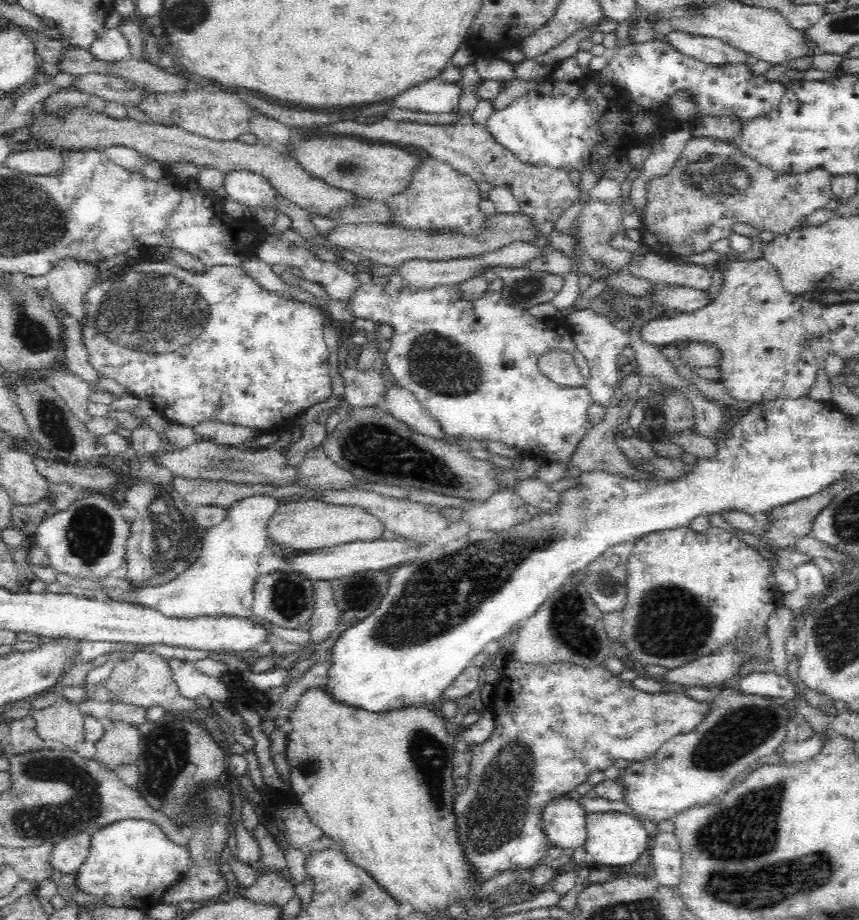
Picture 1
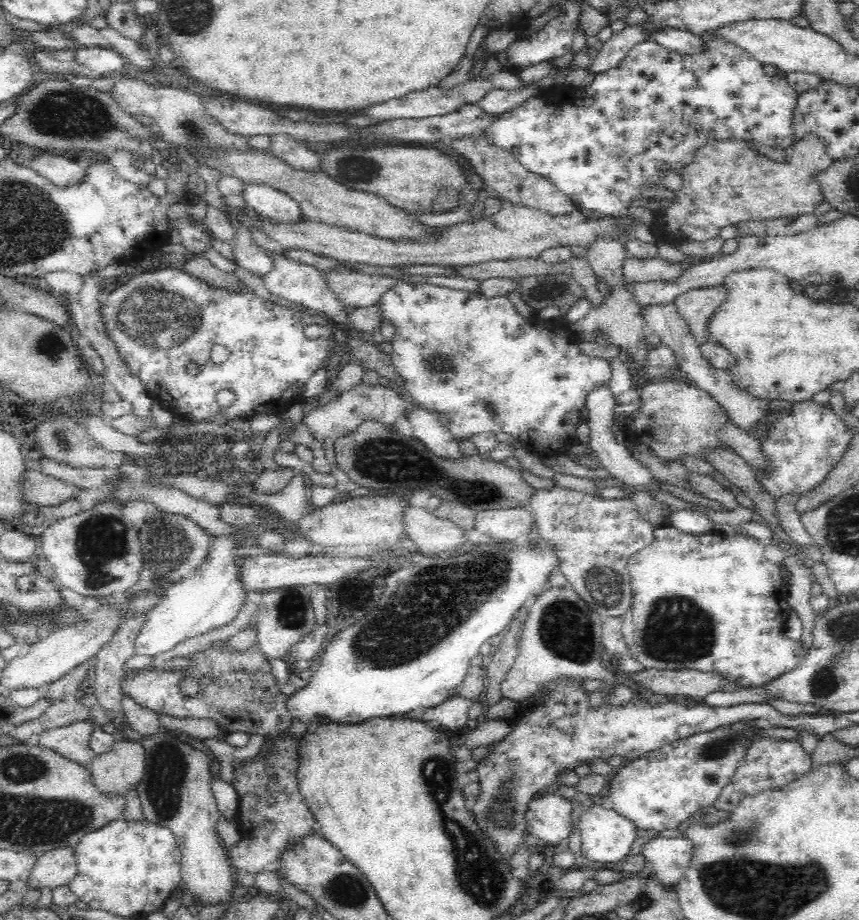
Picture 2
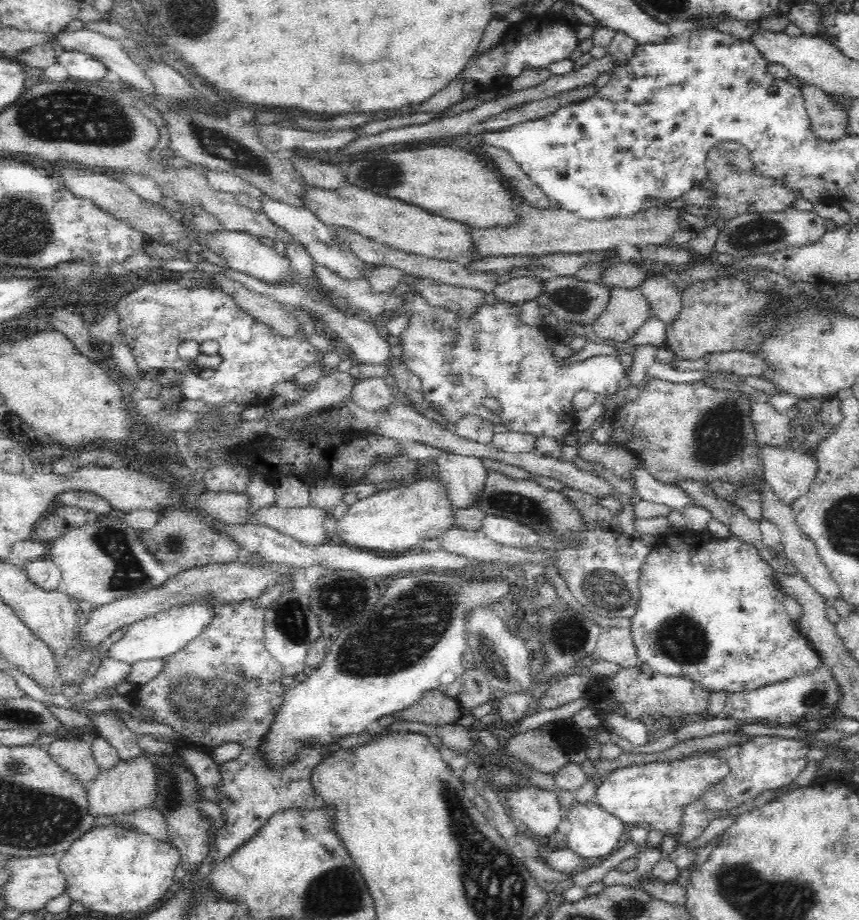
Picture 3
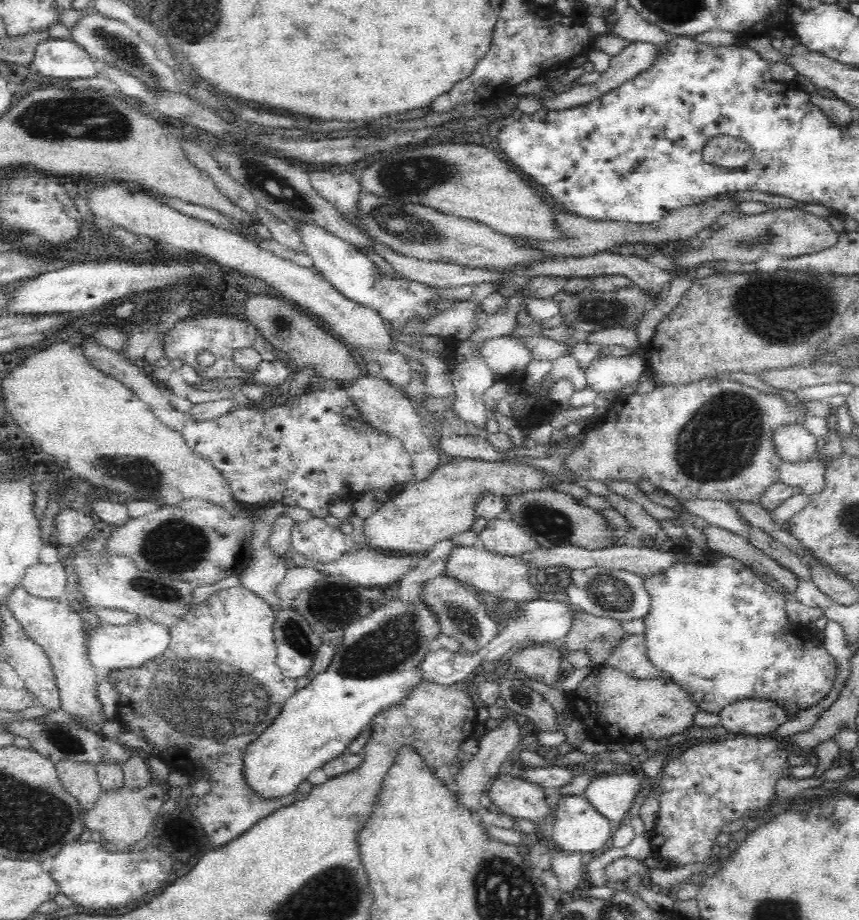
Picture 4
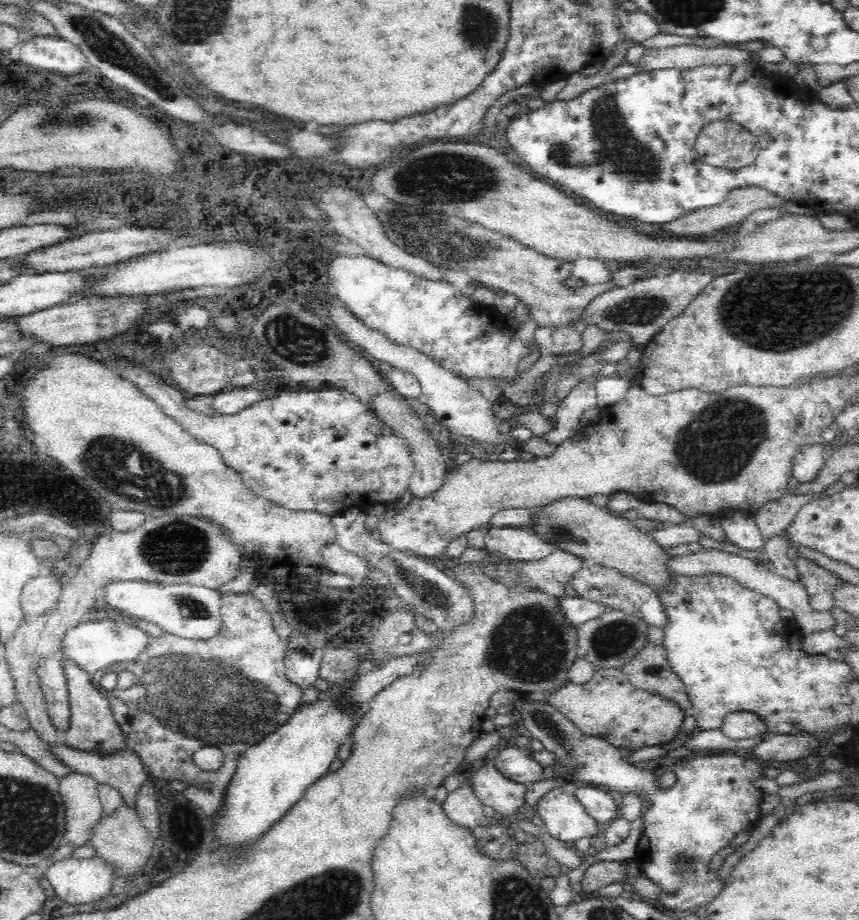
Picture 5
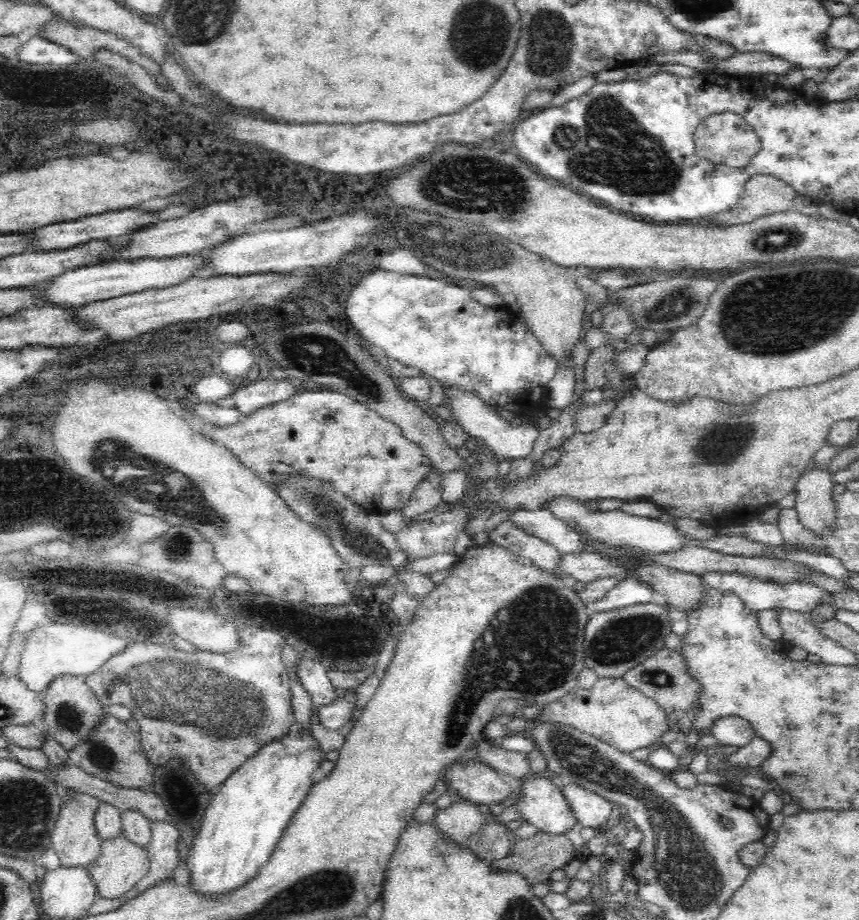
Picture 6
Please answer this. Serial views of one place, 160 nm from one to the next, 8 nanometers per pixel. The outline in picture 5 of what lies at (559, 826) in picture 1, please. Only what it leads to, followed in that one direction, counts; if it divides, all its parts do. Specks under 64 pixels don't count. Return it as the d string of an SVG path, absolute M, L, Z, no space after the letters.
M494 760L472 771L470 779L483 806L490 806L498 816L513 818L526 804L528 786L504 776L496 769Z

